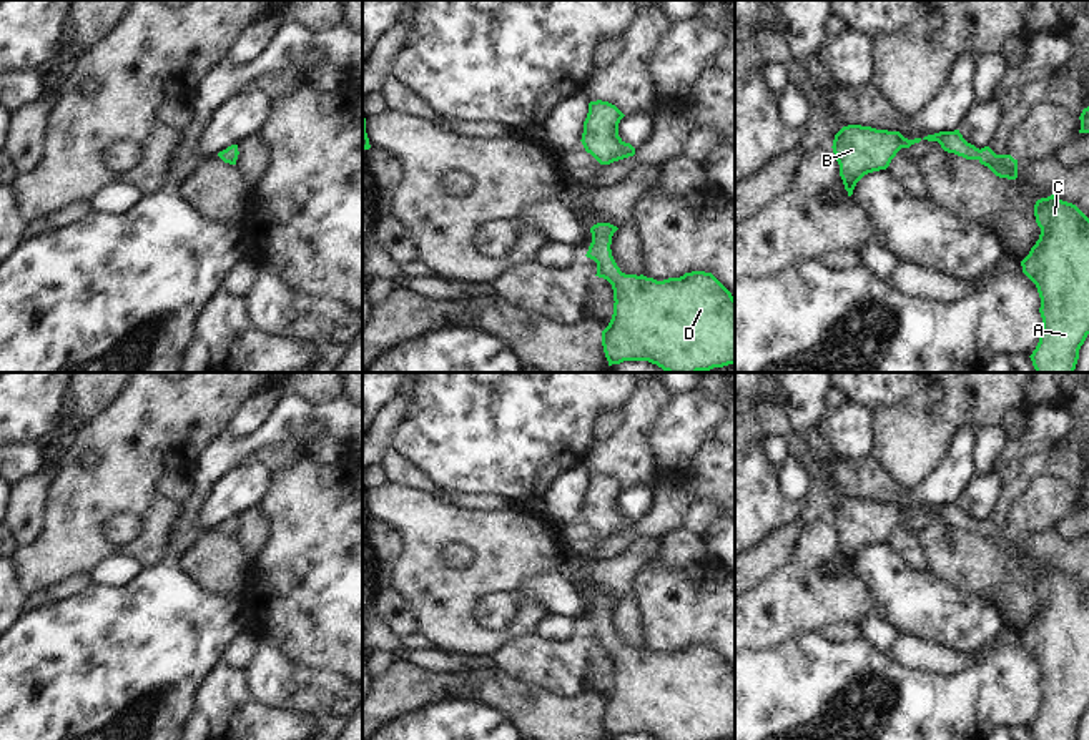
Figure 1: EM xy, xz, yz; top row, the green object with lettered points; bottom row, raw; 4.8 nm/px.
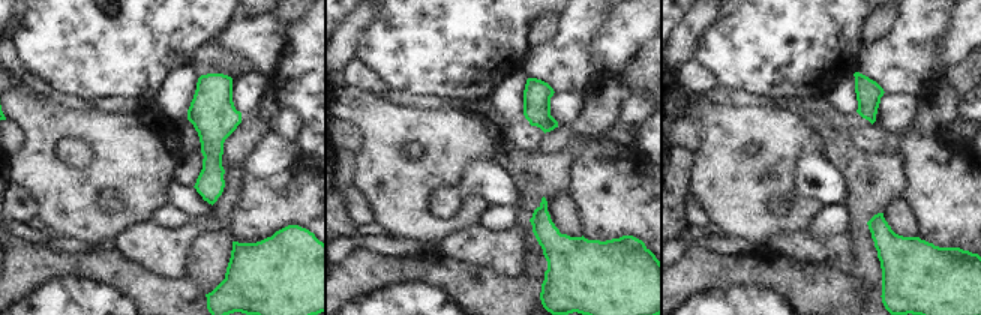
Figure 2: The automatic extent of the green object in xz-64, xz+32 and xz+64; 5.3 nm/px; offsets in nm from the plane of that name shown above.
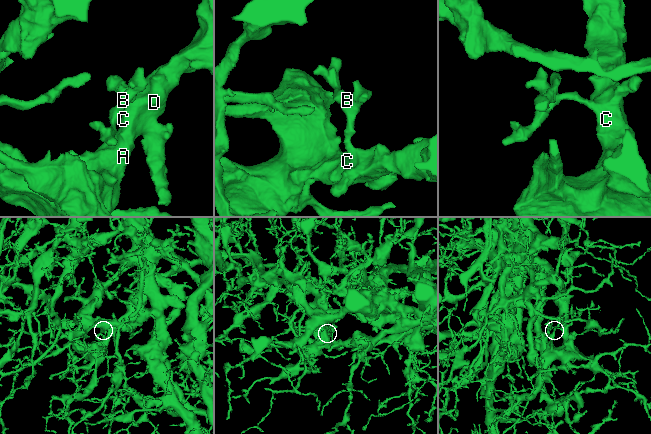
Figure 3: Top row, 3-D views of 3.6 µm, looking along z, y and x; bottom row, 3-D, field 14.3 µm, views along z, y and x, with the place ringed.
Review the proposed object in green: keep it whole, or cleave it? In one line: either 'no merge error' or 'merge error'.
no merge error

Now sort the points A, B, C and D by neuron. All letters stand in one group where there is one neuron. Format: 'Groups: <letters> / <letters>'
Groups: A B C D

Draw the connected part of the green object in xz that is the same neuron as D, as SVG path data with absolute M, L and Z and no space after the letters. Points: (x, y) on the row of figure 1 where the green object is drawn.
M610 223L594 224L590 228L592 243L585 254L597 263L595 276L607 279L613 289L613 314L602 331L602 346L609 366L623 361L648 361L667 372L698 372L735 364L735 298L732 293L712 273L705 271L692 271L663 281L622 273L610 249L617 229Z

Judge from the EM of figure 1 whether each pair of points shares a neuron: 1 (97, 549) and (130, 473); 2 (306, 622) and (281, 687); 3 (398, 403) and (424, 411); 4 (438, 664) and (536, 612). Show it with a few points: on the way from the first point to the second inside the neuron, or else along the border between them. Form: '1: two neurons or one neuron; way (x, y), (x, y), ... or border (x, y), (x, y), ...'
1: one neuron; way (93, 531), (93, 514), (112, 491)
2: two neurons; border (261, 636), (295, 664), (328, 670)
3: two neurons; border (404, 389), (408, 409), (391, 441)
4: two neurons; border (421, 642), (436, 649), (484, 652), (489, 656)

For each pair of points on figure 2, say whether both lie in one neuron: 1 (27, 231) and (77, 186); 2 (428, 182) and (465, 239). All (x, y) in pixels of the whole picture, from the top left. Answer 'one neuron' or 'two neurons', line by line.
1: two neurons
2: two neurons

